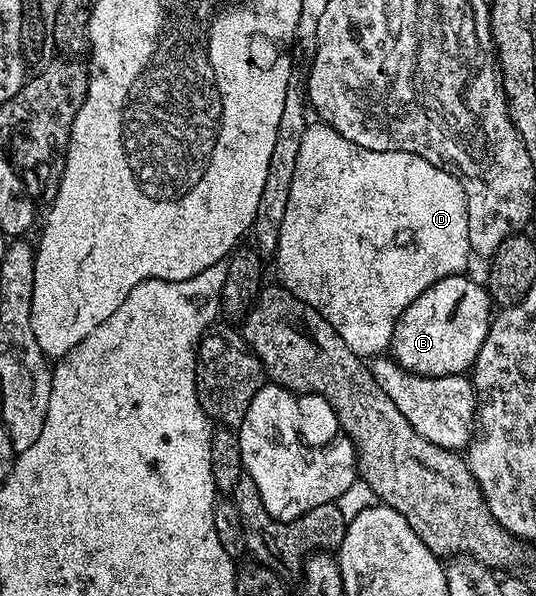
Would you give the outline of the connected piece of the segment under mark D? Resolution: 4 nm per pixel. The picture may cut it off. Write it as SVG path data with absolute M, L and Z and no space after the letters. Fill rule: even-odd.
M323 124L309 125L308 131L302 136L302 144L298 144L298 164L294 164L294 180L290 183L290 200L286 200L286 216L282 220L282 232L278 236L278 244L276 245L276 253L274 261L276 261L276 270L280 273L278 278L279 285L289 290L294 296L298 296L298 300L302 300L310 308L314 308L320 313L325 320L334 328L334 332L338 332L338 336L342 336L342 340L346 340L346 348L350 348L355 354L361 356L380 356L391 347L392 337L394 336L394 328L396 321L402 316L402 312L406 308L410 308L410 304L414 304L414 300L418 300L418 296L422 296L422 292L426 292L426 288L430 288L430 284L434 284L438 280L442 280L446 276L454 276L455 274L463 274L469 268L468 258L473 257L470 248L470 228L468 227L468 213L466 212L466 196L460 181L450 172L446 172L442 168L438 168L434 164L430 164L430 160L424 160L424 194L408 194L408 156L410 152L402 152L401 150L387 150L386 152L378 152L377 150L364 150L361 146L356 146L350 140L346 140L346 136L342 136L333 126Z

